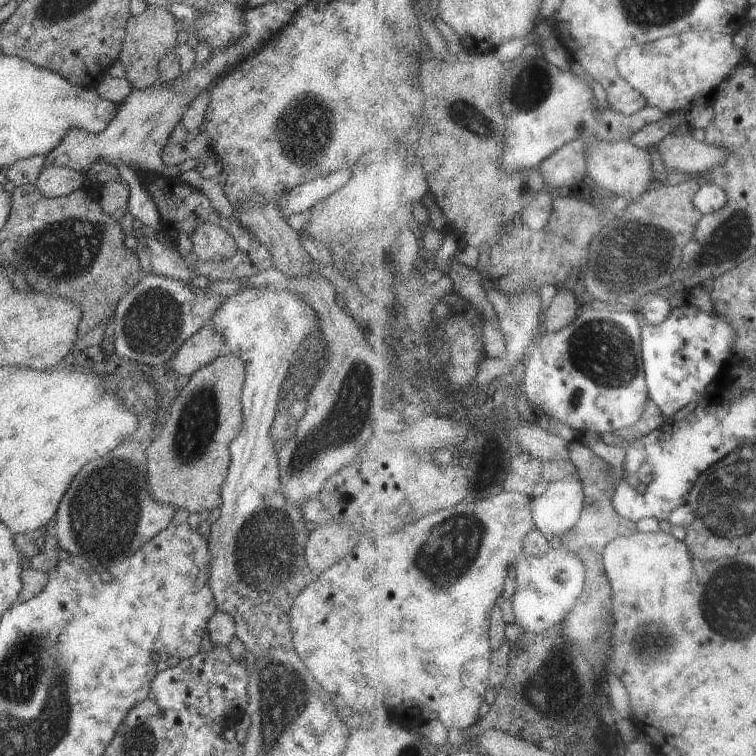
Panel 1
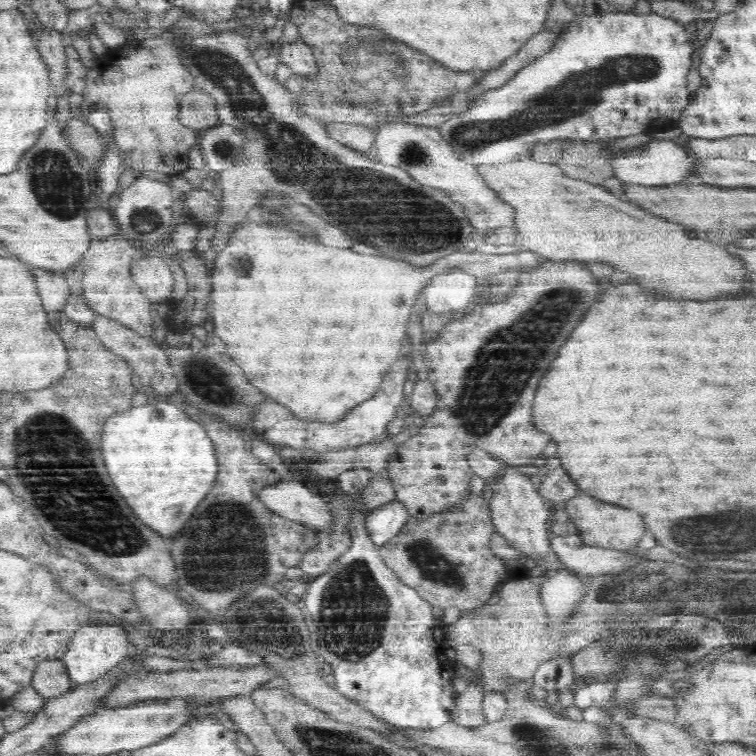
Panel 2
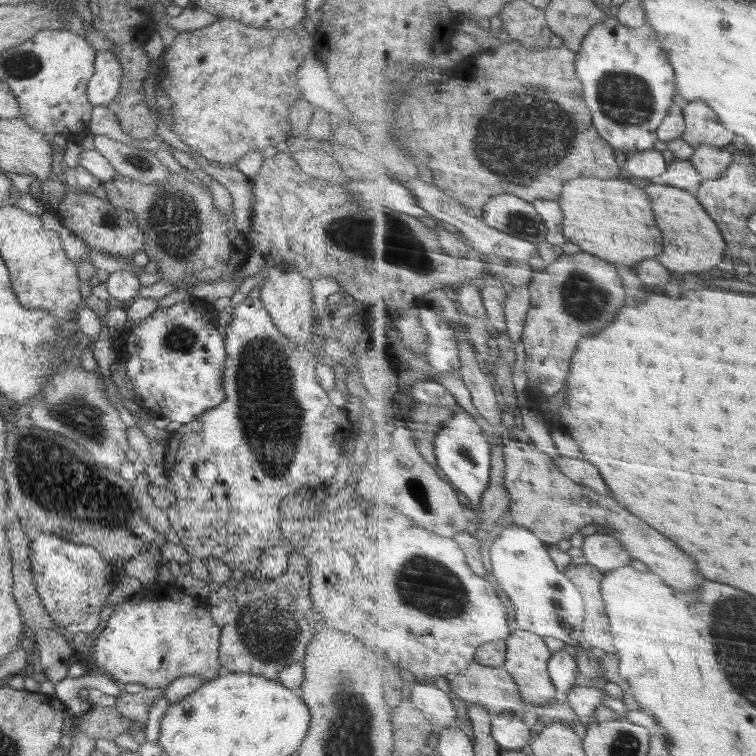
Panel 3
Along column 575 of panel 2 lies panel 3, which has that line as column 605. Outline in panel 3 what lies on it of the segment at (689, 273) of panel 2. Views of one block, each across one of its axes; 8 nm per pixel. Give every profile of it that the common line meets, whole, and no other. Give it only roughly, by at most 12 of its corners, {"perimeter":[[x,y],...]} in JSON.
{"perimeter":[[624,176],[567,182],[565,238],[632,270],[664,252],[652,198]]}

